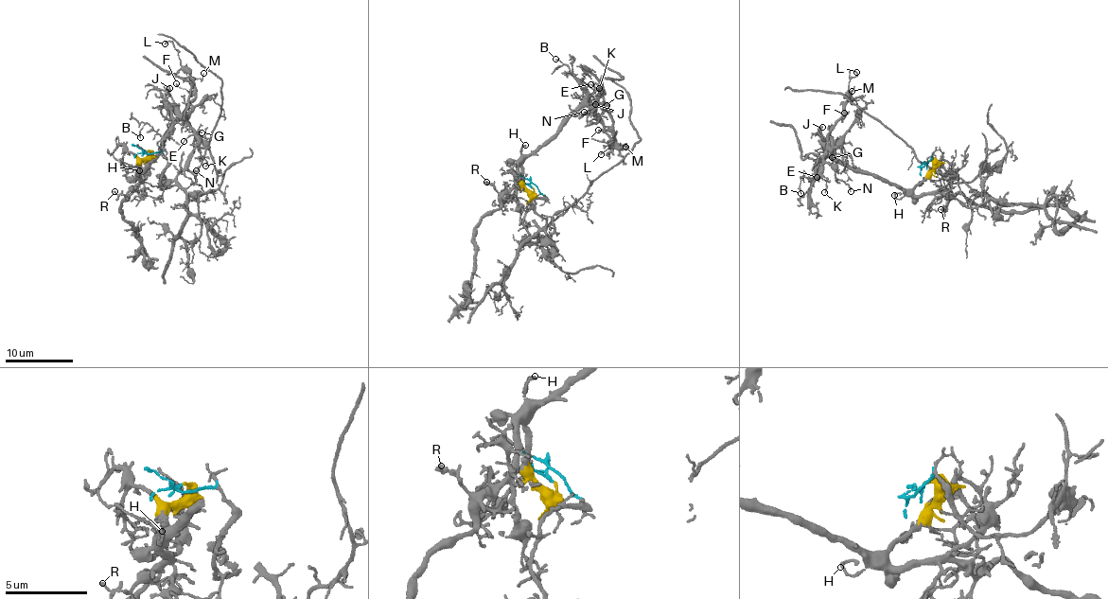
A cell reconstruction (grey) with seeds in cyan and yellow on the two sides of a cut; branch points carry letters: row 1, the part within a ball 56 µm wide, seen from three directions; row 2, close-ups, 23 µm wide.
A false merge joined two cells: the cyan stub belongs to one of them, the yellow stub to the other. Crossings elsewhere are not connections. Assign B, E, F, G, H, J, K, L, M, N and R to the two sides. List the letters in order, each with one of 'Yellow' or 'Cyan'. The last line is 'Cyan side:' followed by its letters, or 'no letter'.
B: Yellow
E: Yellow
F: Yellow
G: Yellow
H: Yellow
J: Yellow
K: Yellow
L: Yellow
M: Yellow
N: Yellow
R: Yellow
Cyan side: no letter

